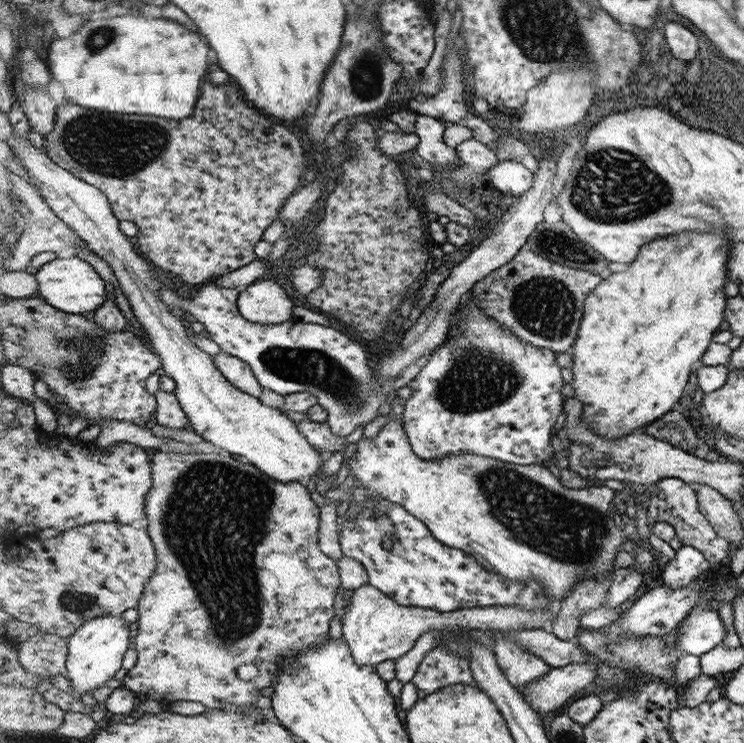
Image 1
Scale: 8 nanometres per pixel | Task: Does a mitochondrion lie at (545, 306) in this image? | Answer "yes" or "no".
yes

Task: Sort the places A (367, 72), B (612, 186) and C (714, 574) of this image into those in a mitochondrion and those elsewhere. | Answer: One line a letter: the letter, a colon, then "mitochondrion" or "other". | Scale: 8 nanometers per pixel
A: mitochondrion
B: mitochondrion
C: other

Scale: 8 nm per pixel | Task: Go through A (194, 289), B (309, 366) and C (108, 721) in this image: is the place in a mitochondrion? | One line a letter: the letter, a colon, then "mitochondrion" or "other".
A: other
B: mitochondrion
C: other

